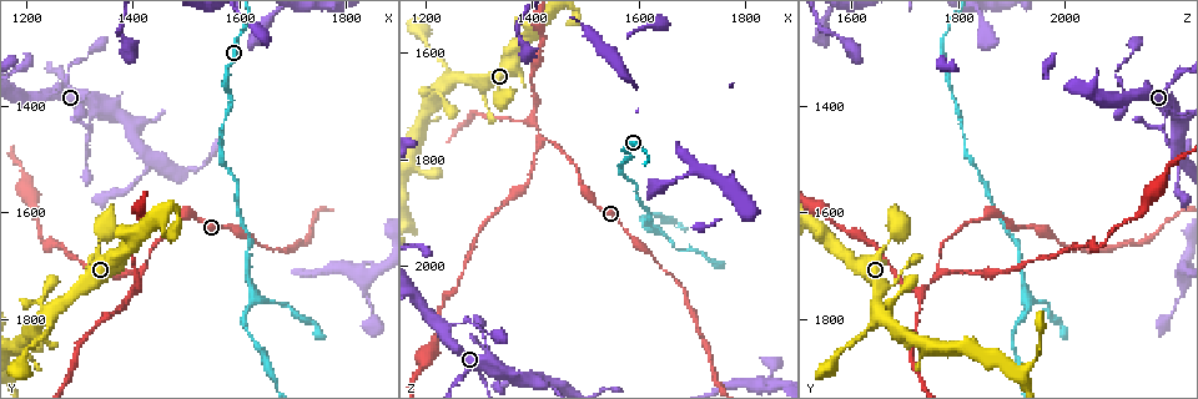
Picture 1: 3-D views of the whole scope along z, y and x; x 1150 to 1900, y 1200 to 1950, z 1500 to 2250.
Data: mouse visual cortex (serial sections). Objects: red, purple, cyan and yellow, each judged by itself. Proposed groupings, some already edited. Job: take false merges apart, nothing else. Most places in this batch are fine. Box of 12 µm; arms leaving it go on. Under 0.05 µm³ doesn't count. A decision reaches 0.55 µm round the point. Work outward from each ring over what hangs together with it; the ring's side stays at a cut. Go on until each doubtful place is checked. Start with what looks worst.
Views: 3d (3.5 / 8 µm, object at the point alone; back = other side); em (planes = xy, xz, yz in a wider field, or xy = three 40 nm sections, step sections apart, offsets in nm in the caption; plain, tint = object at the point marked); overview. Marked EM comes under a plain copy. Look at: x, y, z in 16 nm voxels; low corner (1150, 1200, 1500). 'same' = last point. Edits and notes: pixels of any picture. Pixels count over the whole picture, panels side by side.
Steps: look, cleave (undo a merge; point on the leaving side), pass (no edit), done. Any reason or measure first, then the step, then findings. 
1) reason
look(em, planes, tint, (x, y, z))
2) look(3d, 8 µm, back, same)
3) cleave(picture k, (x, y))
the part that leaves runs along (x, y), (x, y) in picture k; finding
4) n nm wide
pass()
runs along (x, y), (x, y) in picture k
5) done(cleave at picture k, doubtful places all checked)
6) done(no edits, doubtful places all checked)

three-way junction
look(3d, 8 µm, (1415, 1705, 1770))

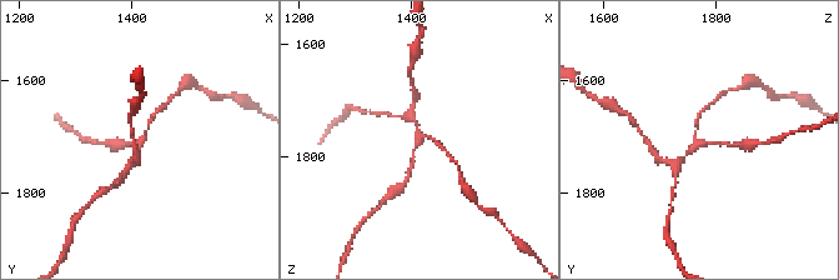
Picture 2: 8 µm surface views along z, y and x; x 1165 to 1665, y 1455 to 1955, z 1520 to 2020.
3 arms; arms of 150, 150, 150 nm; shape alone is not enough
look(em, xy, step 1, tint, (1425, 1715, 1765))

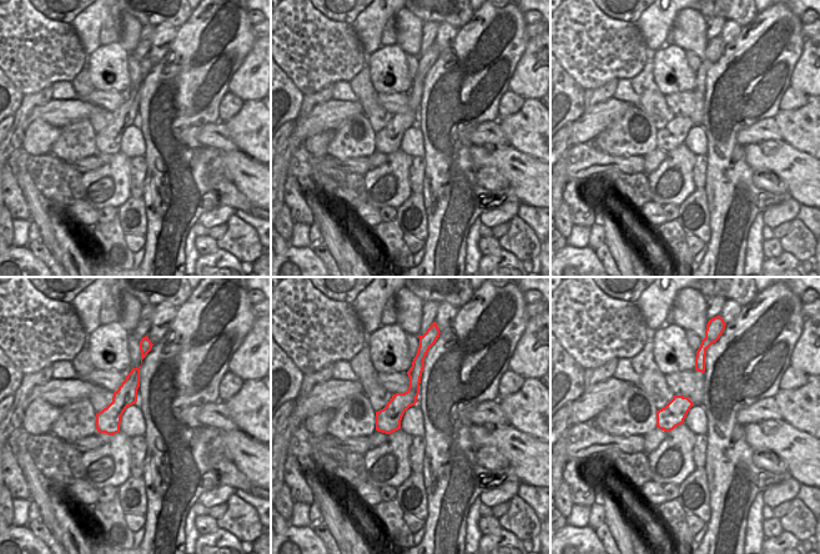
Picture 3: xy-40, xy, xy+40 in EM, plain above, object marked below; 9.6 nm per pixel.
pass()
continuous, no second cell

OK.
side arm on a straight run
look(3d, 3.5 µm, back, (1240, 1380, 2125))

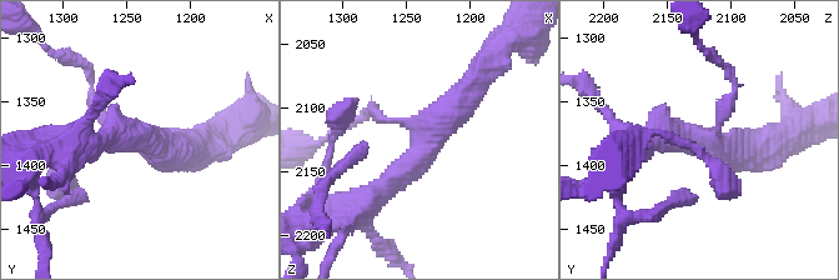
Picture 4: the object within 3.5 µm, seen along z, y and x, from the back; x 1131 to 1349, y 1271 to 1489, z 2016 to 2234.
3 arms; arms of 150, 300, 400 nm
look(em, xy, step 5, tint, (1238, 1378, 2120))

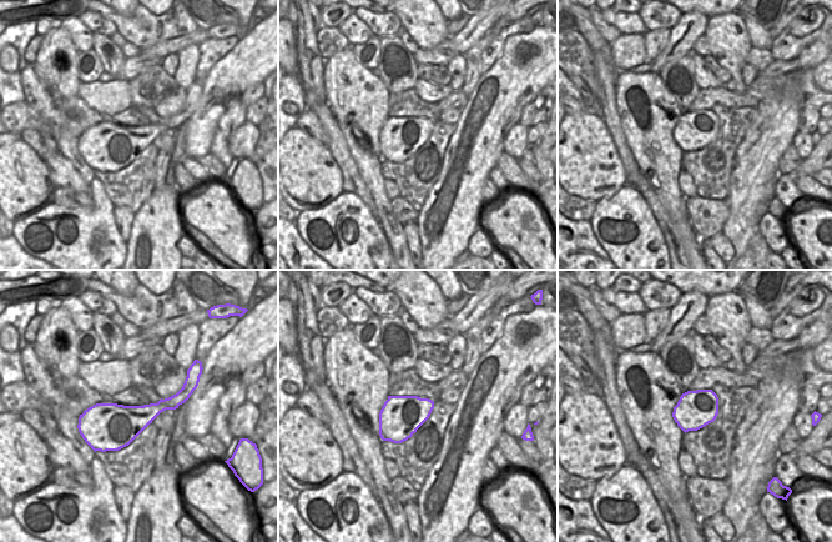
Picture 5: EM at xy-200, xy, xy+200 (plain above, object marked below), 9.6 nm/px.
pass()
all the same cell

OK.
a fork
look(3d, 3.5 µm, (1630, 1765, 1935))

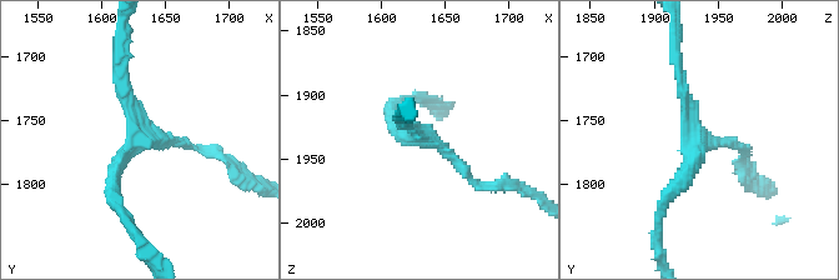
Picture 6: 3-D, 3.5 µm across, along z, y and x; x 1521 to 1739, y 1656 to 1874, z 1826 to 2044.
3 arms; arms of 100, 150, 200 nm
look(em, xy, step 1, tint, (1628, 1762, 1930))

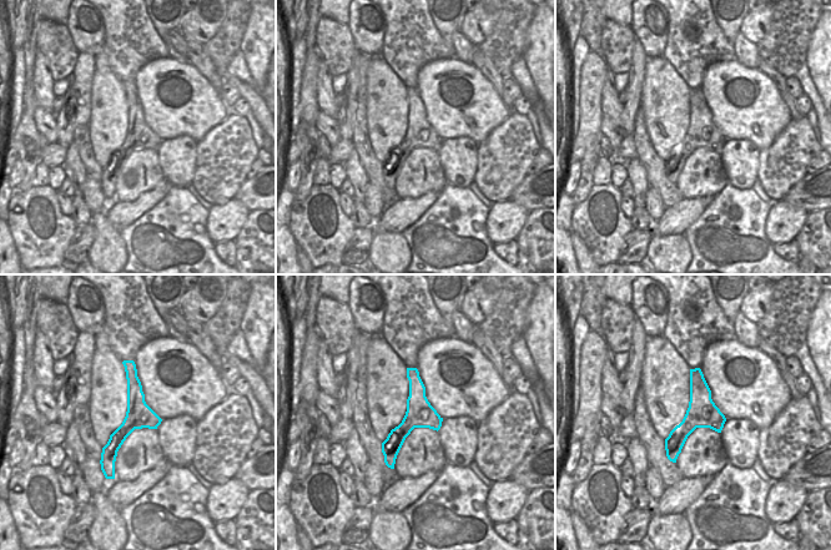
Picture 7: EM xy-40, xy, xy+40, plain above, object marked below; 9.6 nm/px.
look(em, planes, tint, same)

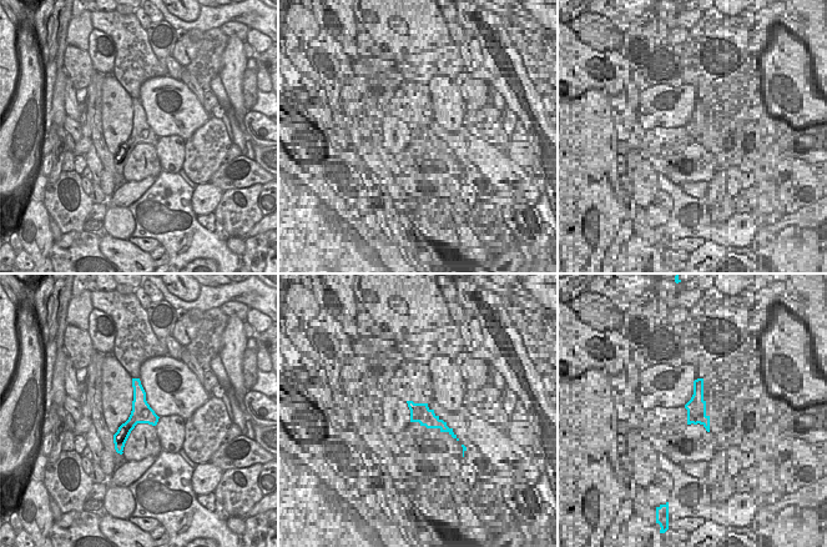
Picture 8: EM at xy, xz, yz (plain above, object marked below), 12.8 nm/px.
pass()
runs along (674, 60), (697, 151), (666, 201) in picture 6; continuous, no second cell

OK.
done(no edits, doubtful places all checked)

